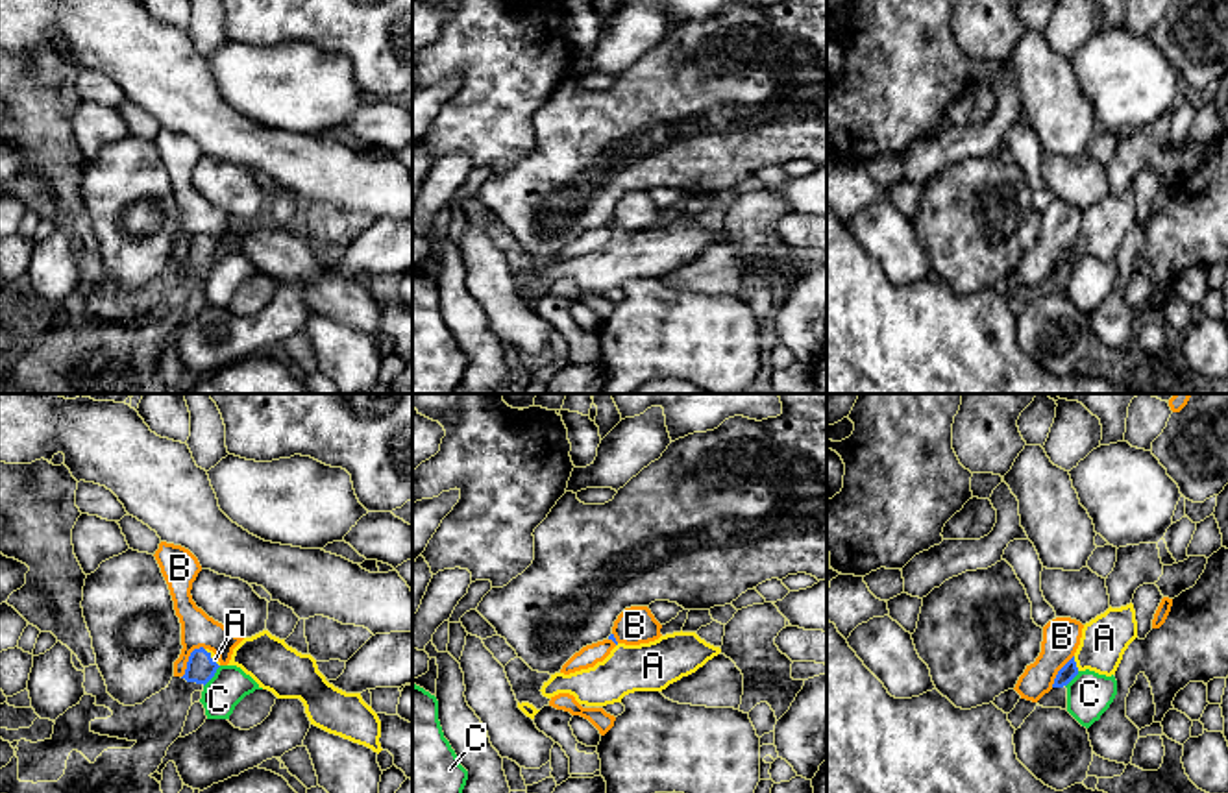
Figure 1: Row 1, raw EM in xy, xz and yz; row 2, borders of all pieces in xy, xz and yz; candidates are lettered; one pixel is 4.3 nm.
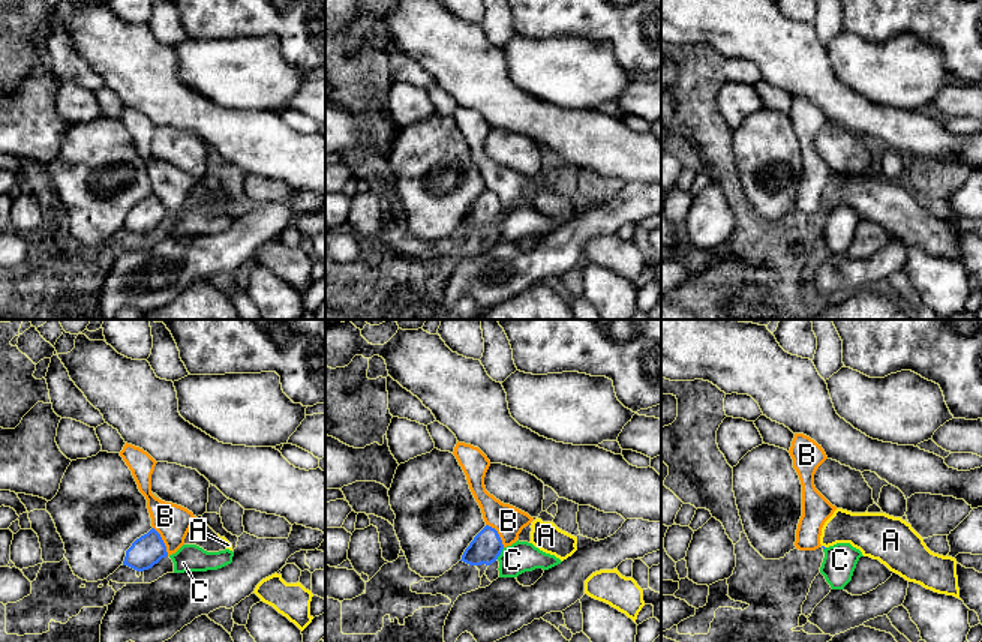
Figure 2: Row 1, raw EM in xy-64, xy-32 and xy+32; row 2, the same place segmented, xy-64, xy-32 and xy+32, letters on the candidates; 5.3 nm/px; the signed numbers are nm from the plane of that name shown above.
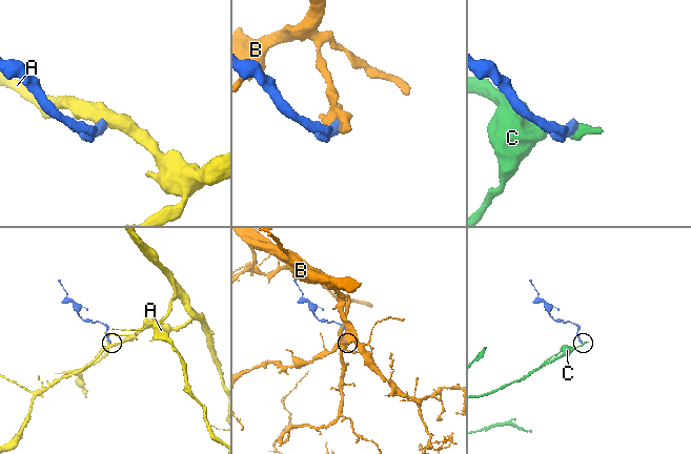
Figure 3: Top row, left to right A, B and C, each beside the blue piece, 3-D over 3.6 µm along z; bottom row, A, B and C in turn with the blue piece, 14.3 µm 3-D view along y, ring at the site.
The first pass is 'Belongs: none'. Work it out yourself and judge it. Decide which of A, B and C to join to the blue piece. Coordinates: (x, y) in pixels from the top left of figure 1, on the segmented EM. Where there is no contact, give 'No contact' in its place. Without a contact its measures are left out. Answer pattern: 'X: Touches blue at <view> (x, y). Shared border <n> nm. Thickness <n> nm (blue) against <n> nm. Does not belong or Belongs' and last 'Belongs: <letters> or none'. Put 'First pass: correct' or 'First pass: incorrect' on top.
First pass: incorrect
A: Touches blue at yz (1075, 664). Shared border 70 nm. Thickness 70 nm (blue) against 200 nm. Belongs
B: Touches blue at xy (189, 660). Shared border 170 nm. Thickness 130 nm (blue) against 150 nm. Does not belong
C: Touches blue at xy (213, 675). Shared border 120 nm. Thickness 130 nm (blue) against 160 nm. Does not belong
Belongs: A

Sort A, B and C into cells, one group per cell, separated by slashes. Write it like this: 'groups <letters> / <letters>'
groups A / B / C

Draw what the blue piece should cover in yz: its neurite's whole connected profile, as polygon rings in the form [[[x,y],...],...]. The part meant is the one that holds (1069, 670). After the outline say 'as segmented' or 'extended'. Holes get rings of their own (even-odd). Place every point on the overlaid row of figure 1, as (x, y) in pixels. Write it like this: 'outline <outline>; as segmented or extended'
outline [[[1134,604],[1108,608],[1082,628],[1074,656],[1058,671],[1052,688],[1067,686],[1080,671],[1115,675],[1124,651],[1137,638]]]; extended

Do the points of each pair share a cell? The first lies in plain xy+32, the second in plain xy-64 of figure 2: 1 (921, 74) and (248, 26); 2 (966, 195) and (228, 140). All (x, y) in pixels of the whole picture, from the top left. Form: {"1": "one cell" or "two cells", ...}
{"1": "two cells", "2": "two cells"}

